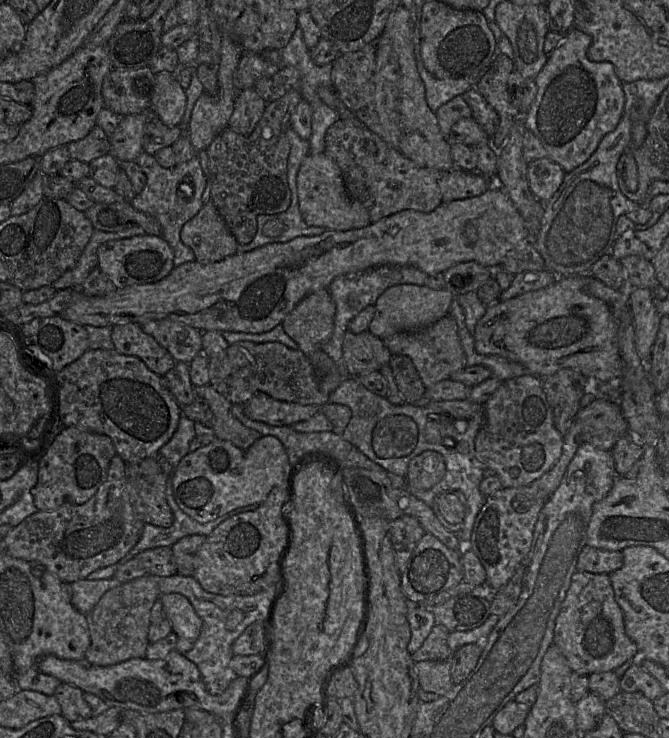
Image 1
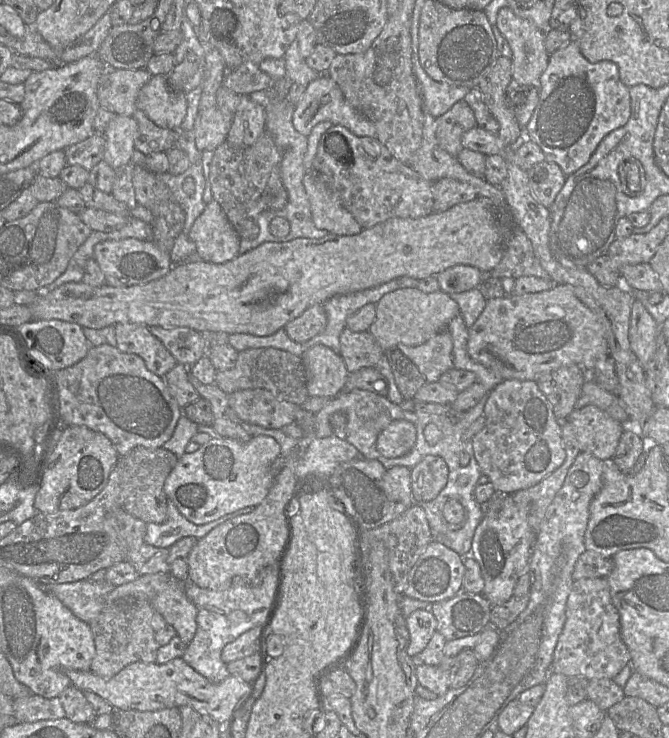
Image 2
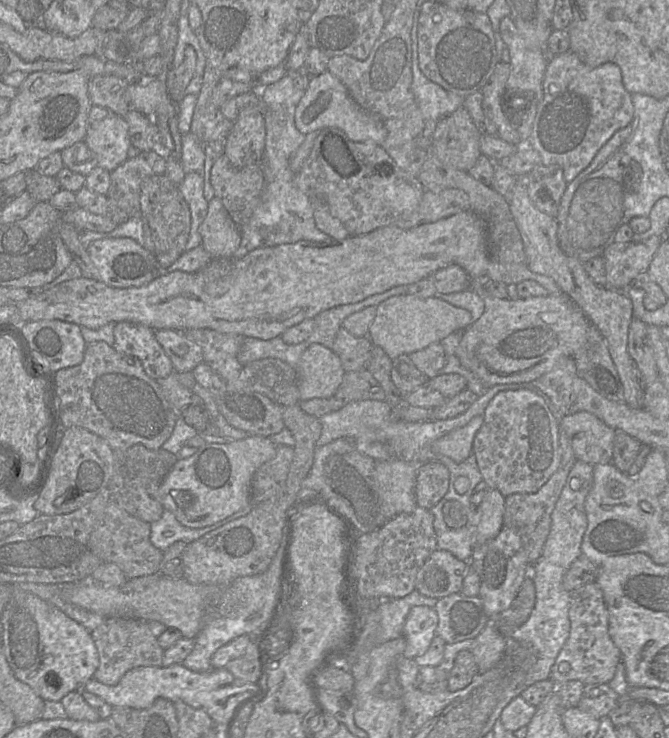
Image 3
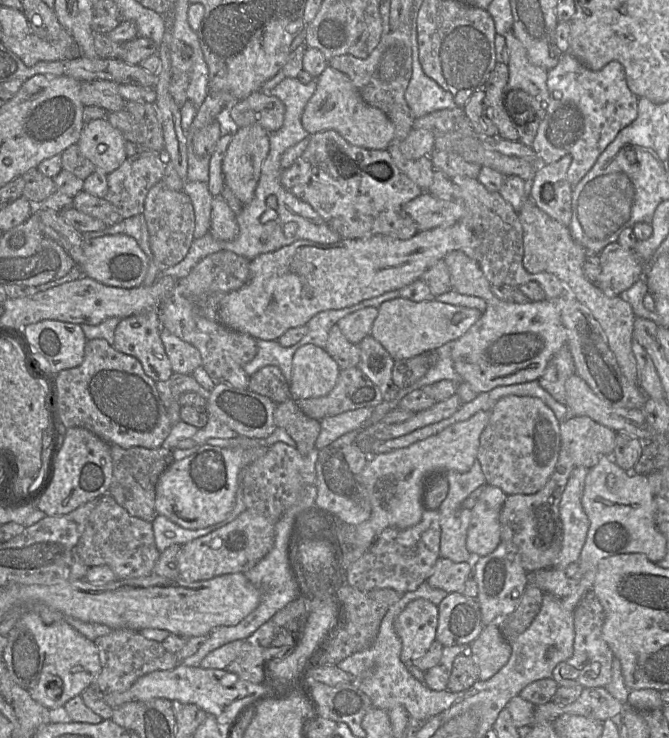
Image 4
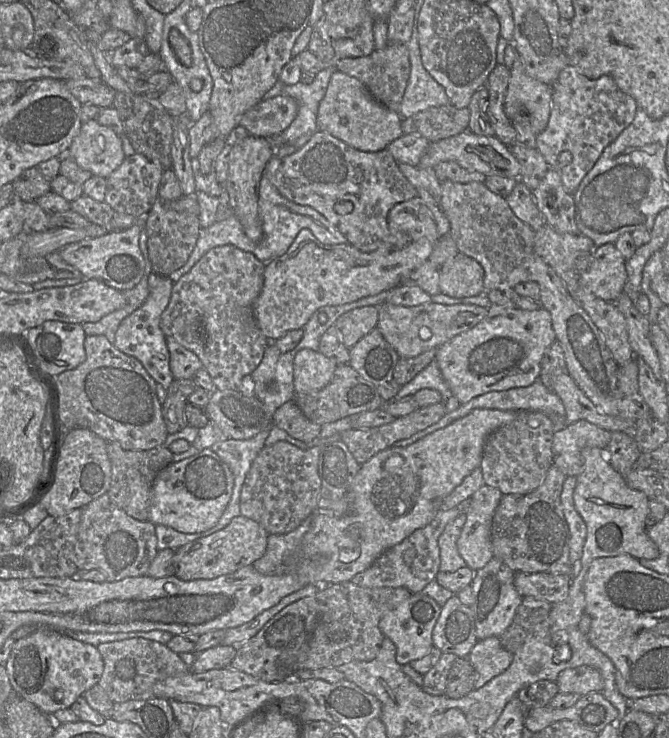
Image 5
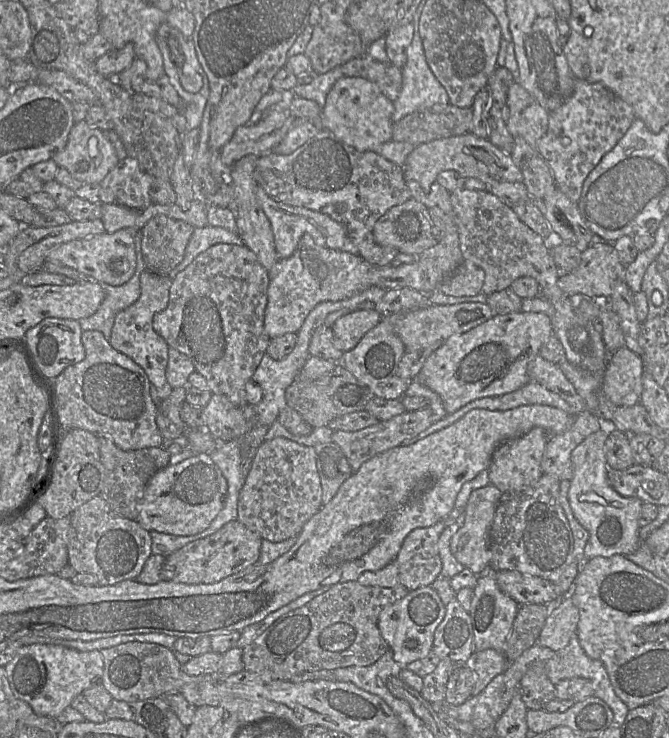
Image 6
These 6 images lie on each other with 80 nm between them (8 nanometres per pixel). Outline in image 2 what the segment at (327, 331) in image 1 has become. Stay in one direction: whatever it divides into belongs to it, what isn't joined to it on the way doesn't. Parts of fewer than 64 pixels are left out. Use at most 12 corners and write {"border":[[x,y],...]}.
{"border":[[315,304],[288,322],[283,330],[304,343],[321,333],[327,316]]}

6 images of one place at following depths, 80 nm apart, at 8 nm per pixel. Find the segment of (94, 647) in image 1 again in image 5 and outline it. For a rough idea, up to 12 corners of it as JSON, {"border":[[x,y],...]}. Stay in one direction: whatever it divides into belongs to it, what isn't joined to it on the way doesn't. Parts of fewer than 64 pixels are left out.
{"border":[[102,643],[97,685],[114,703],[155,698],[189,670],[166,644]]}

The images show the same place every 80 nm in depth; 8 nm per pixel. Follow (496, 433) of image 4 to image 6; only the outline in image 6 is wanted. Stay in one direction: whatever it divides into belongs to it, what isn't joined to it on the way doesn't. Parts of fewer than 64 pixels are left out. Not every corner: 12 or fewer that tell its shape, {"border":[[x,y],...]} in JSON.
{"border":[[541,427],[501,443],[487,468],[502,493],[533,485],[549,434]]}

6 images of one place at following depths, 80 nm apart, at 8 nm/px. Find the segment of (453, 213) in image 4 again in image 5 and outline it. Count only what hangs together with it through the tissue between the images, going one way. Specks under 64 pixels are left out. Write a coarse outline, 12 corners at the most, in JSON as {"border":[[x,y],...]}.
{"border":[[418,195],[394,205],[390,229],[435,243],[450,229]]}

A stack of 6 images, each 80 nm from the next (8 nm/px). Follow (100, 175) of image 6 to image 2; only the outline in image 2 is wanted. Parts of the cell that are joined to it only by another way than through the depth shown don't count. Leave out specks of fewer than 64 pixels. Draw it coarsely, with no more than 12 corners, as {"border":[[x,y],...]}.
{"border":[[116,115],[102,133],[103,160],[131,162],[137,122]]}

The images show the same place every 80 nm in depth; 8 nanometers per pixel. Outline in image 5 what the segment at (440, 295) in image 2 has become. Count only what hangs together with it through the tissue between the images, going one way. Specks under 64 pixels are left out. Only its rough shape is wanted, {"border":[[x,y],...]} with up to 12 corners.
{"border":[[384,302],[376,328],[399,358],[438,348],[488,308]]}

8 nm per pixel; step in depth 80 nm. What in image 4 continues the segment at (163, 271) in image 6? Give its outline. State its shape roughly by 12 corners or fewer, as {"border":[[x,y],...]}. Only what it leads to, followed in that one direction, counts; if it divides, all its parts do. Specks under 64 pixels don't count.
{"border":[[161,180],[143,216],[158,269],[184,260],[194,208]]}

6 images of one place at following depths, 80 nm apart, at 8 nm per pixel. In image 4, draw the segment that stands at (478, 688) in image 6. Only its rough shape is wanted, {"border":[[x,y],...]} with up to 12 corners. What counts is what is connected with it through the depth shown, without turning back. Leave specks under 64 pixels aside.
{"border":[[497,624],[484,626],[468,651],[481,681],[505,666],[511,645]]}

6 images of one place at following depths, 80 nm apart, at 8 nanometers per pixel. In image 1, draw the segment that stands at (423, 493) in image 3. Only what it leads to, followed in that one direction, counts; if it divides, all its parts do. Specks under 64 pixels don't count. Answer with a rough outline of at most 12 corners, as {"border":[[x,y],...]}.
{"border":[[426,450],[408,465],[407,484],[429,490],[446,473],[442,455]]}

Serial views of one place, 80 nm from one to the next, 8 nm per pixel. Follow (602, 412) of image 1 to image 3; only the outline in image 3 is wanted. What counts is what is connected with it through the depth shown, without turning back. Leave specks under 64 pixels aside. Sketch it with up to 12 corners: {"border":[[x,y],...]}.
{"border":[[587,411],[559,426],[577,460],[611,462],[617,432]]}

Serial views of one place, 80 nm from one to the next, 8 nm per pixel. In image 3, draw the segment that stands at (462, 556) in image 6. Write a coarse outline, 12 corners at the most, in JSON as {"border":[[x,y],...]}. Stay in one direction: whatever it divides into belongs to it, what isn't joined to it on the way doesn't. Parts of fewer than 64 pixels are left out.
{"border":[[488,489],[478,506],[475,545],[503,527],[505,497]]}

